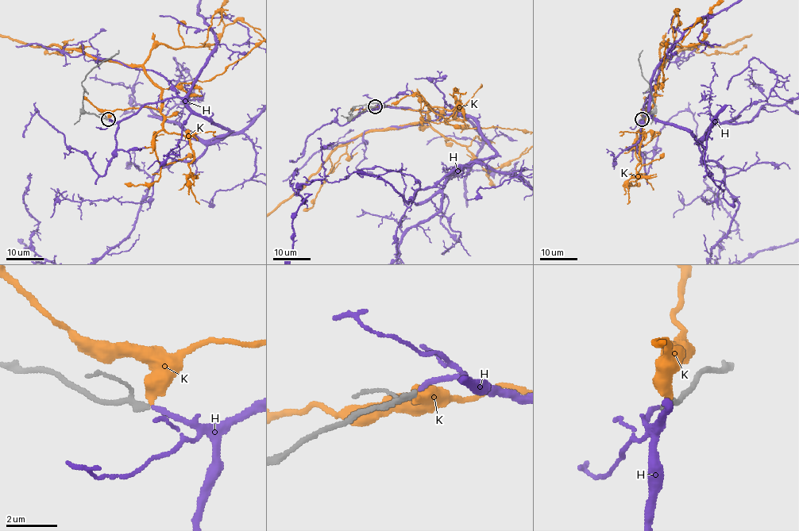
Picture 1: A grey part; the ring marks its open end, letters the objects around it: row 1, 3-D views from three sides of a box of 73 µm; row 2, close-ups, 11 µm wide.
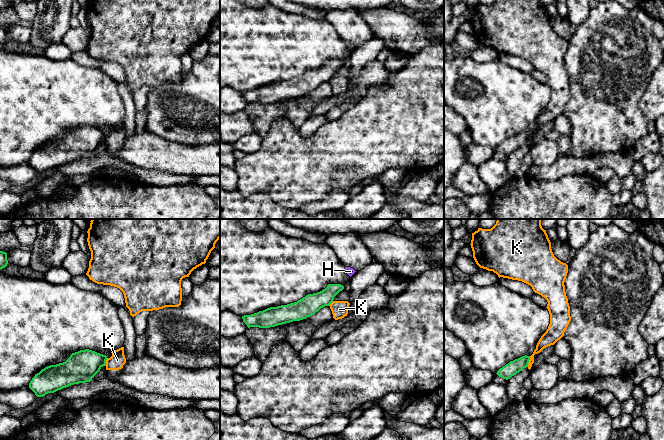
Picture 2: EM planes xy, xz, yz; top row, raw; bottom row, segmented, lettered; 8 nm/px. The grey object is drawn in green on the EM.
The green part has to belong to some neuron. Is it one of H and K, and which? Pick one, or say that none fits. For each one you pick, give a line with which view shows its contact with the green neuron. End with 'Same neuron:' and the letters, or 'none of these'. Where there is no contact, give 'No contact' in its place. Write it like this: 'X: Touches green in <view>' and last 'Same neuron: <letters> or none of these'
H: No contact
Same neuron: H

